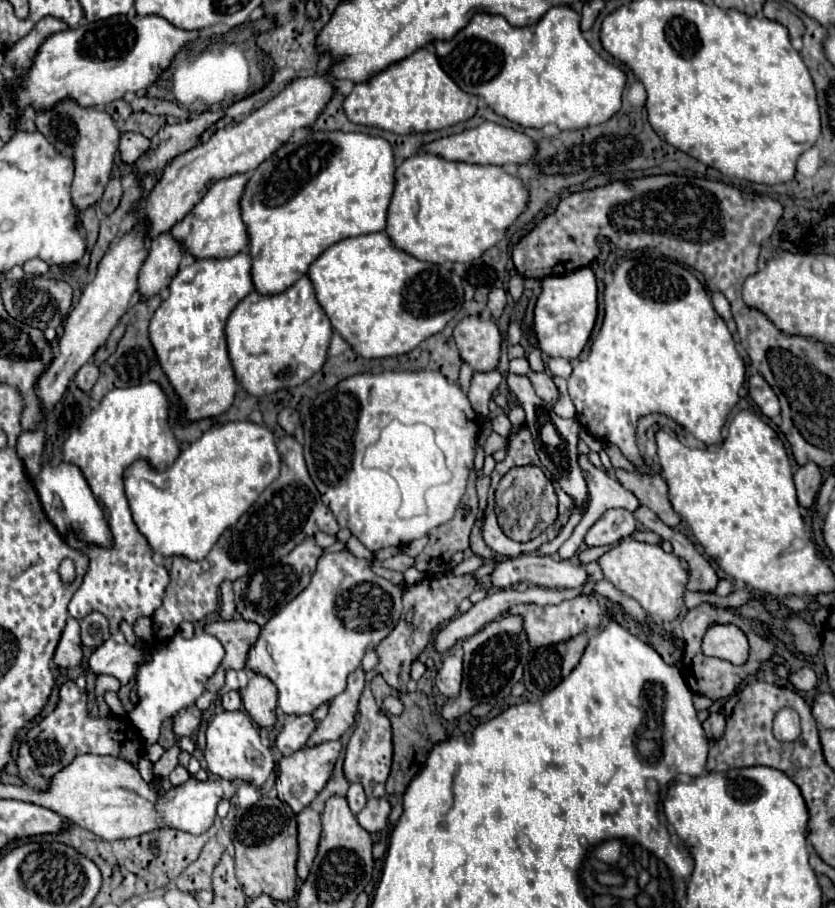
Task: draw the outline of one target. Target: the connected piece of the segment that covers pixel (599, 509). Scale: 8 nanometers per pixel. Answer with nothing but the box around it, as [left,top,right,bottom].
[558,454,640,560]

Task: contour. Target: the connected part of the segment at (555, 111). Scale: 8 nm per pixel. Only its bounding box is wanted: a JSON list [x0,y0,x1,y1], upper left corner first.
[434,6,626,130]

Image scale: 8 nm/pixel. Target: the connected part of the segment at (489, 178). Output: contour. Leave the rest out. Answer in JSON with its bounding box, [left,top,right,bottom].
[386,152,528,264]

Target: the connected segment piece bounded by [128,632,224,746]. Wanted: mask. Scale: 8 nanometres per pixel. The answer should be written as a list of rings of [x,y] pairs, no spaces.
[[[206,632],[196,634],[190,640],[174,634],[170,640],[154,642],[150,646],[148,660],[142,662],[136,670],[138,704],[132,712],[128,712],[128,720],[144,740],[144,746],[152,746],[158,740],[164,720],[174,718],[182,708],[194,704],[202,696],[208,678],[216,672],[222,658],[224,648],[220,640]]]

